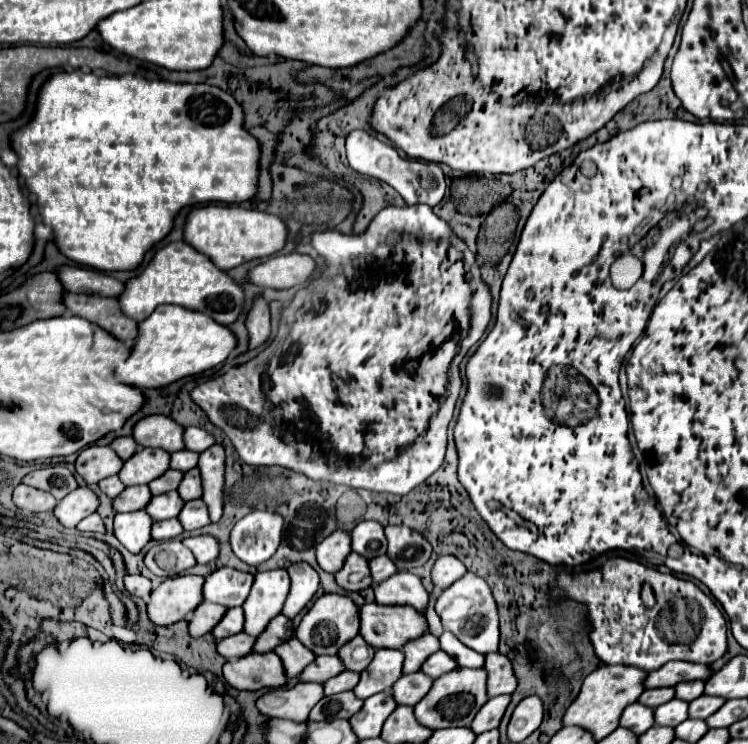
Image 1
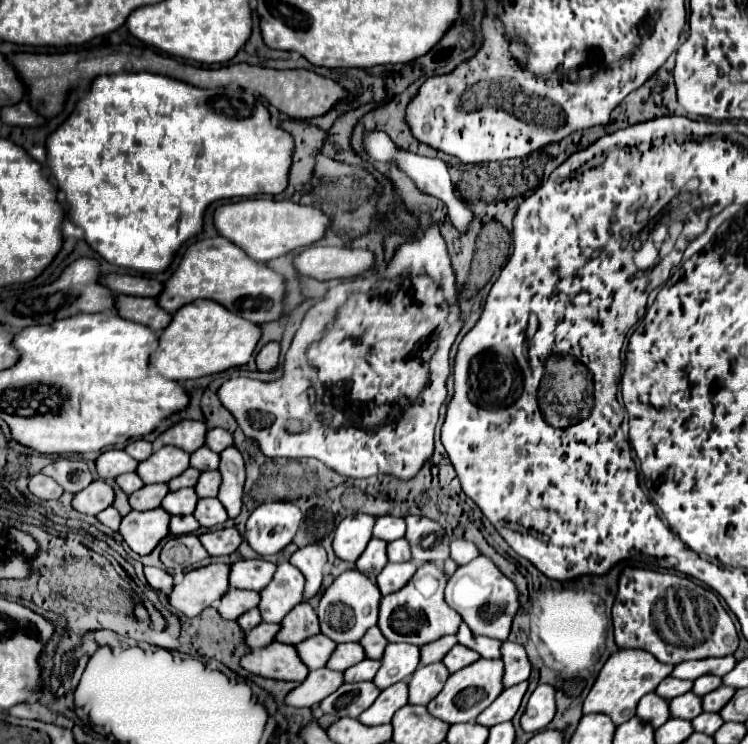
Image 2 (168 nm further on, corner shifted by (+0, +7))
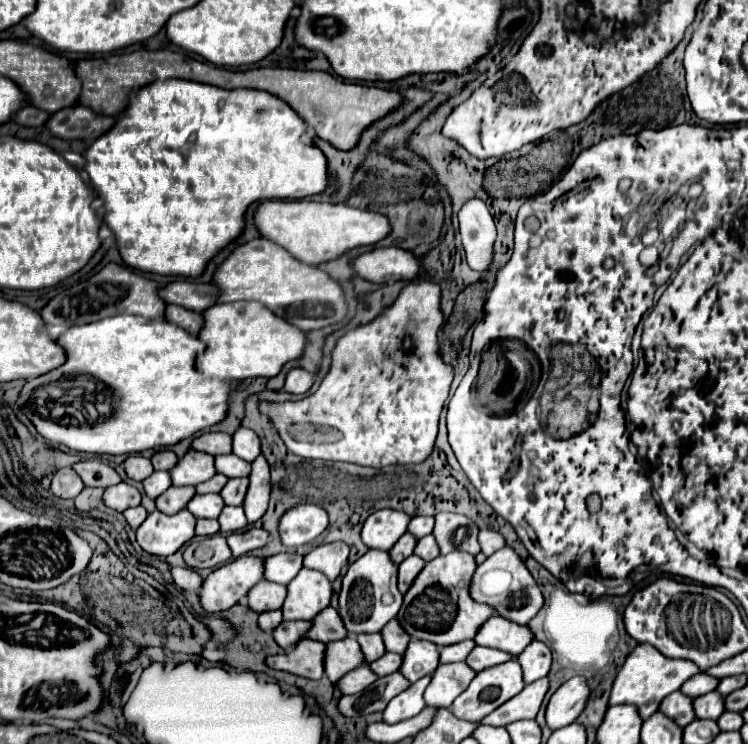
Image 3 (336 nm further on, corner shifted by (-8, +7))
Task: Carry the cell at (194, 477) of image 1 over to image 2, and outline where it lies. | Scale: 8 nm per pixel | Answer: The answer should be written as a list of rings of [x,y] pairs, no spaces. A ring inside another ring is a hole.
[[[204,471],[194,489],[202,499],[204,497],[216,497],[216,493],[220,489],[220,481],[222,481],[222,477],[220,477],[218,471]]]

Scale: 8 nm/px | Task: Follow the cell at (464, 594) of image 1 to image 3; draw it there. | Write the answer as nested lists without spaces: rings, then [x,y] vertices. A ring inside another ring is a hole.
[[[502,547],[494,555],[490,555],[484,563],[480,563],[472,575],[470,581],[470,597],[476,603],[486,603],[494,607],[496,615],[516,621],[518,625],[526,625],[542,607],[544,599],[542,593],[534,581],[534,577],[528,573],[522,559],[514,553],[512,547]]]

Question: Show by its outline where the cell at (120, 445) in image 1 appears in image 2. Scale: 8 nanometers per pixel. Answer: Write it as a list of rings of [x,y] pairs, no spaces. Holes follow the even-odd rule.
[[[146,439],[130,441],[126,445],[126,453],[130,453],[130,457],[134,457],[136,461],[146,461],[152,455],[152,443]]]

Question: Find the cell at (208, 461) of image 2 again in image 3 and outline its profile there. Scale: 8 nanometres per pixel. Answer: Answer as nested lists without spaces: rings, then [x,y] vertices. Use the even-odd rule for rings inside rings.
[[[228,453],[228,455],[216,455],[214,467],[216,467],[218,473],[222,473],[226,477],[248,477],[250,463],[232,455],[232,453]]]

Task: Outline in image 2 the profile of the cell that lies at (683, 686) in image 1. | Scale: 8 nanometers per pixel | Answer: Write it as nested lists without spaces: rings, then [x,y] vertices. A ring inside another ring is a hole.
[[[704,675],[704,677],[700,677],[700,679],[694,681],[694,689],[692,689],[692,691],[698,693],[698,695],[702,697],[702,695],[706,695],[706,693],[718,689],[720,685],[722,685],[722,677],[716,677],[716,675]]]

